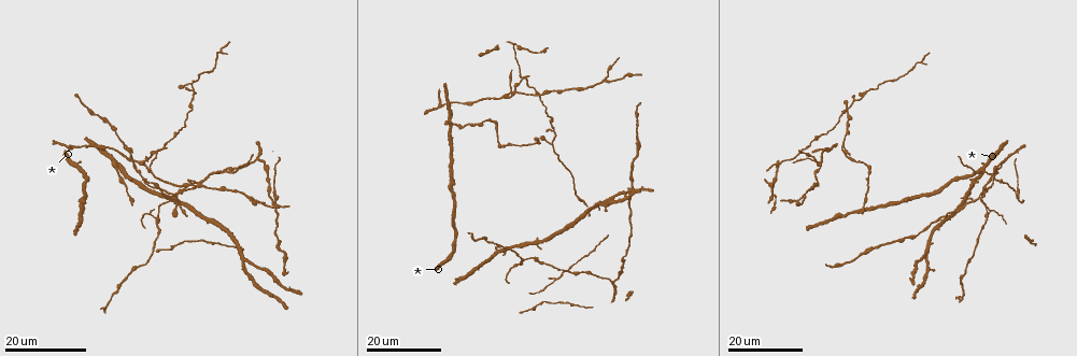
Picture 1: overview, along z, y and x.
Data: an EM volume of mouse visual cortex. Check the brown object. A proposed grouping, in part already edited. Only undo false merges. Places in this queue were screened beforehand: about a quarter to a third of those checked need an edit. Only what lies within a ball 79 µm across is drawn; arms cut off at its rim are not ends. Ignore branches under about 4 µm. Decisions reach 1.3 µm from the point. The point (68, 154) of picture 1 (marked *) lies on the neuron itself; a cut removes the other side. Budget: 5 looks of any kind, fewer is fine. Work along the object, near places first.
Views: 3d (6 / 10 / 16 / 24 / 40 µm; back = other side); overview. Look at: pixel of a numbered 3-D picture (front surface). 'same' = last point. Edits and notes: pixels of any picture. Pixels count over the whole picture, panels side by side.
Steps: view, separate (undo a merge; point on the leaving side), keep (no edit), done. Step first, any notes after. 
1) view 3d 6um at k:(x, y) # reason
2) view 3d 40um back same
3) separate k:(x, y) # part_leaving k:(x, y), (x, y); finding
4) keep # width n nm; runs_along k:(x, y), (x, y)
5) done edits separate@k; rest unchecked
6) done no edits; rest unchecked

view 3d 16um at 1:(533, 258) # two arms in line, one across

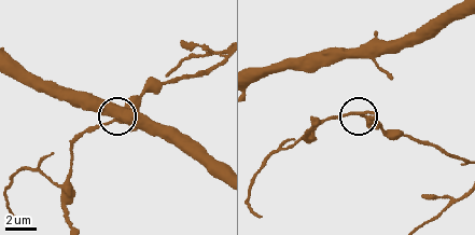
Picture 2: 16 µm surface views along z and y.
view 3d 10um same

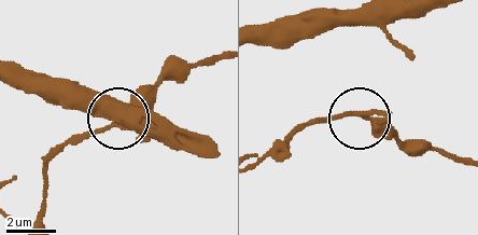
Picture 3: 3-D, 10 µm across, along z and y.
keep # side_arm 49 um; arms 3; one neuron here

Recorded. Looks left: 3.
view 3d 24um at 1:(988, 213) # arms part here

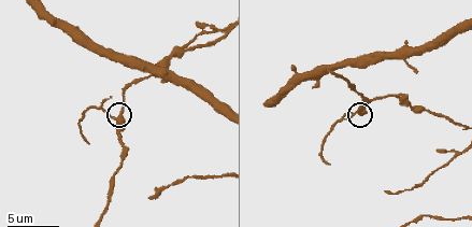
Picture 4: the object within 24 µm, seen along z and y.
view 3d 10um at 4:(353, 114)

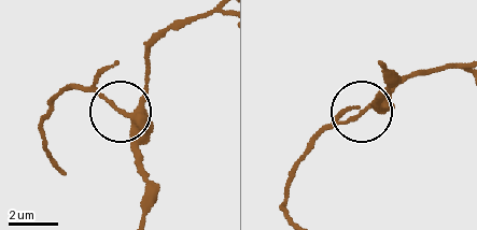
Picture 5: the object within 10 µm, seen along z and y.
separate 5:(112, 103) # side_arm 34 um; arms 3; a second neuron is stuck on

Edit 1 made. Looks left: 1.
done edits separate@5; rest unchecked

